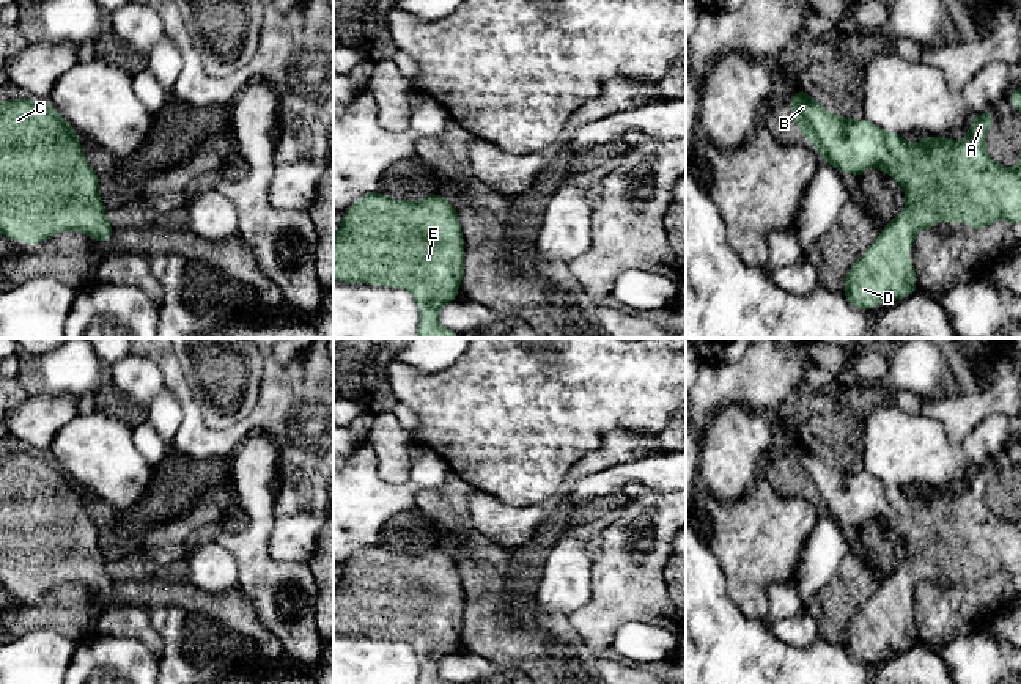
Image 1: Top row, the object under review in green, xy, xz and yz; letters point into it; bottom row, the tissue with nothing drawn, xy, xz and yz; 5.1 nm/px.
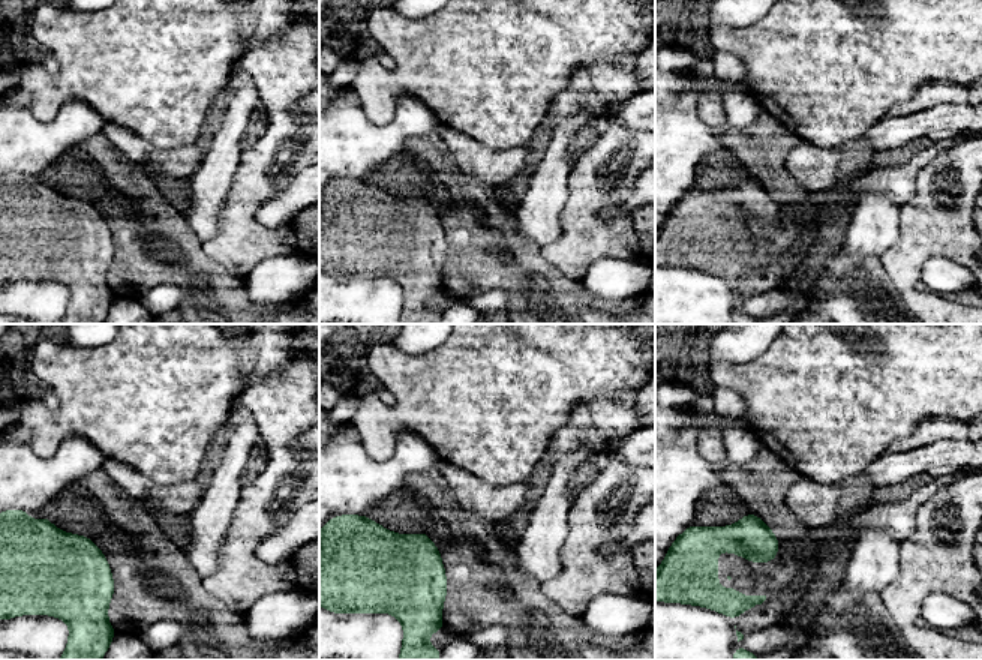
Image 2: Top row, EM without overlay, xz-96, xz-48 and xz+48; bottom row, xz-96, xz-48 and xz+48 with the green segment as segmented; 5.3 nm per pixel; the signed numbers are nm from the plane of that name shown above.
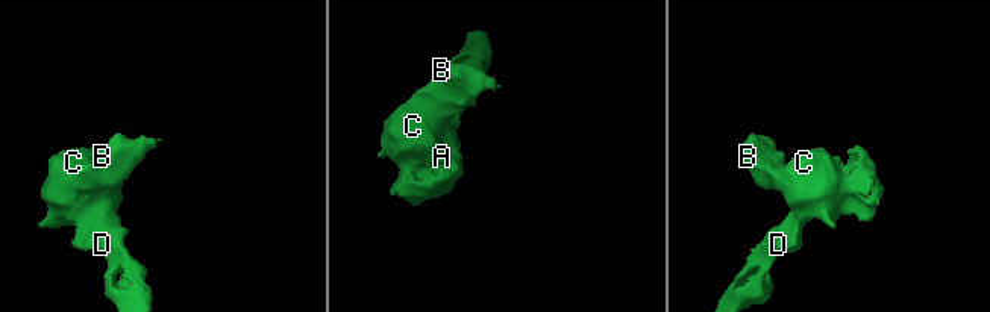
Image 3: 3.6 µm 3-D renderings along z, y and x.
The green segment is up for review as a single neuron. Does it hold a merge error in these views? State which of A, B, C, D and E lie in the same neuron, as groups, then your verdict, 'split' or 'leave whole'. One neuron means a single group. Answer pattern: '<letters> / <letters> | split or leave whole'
A B C D E | leave whole

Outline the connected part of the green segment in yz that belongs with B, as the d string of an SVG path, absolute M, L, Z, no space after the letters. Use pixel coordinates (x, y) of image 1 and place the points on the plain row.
M793 443L791 464L799 484L815 497L821 511L837 520L840 525L848 524L864 530L864 524L870 516L873 522L883 522L895 530L906 544L906 561L901 563L890 576L887 576L868 602L856 613L845 629L843 646L846 653L857 662L883 657L887 653L898 653L914 646L919 640L916 635L916 620L908 610L908 602L914 598L916 587L920 582L934 580L944 571L945 574L969 574L971 585L975 585L990 576L1004 571L1010 576L1021 574L1021 511L1016 520L997 517L986 505L986 484L996 472L993 462L971 470L968 487L960 494L947 489L922 487L917 497L908 497L903 487L887 484L864 469L848 472L842 467L829 465L820 454L805 445Z

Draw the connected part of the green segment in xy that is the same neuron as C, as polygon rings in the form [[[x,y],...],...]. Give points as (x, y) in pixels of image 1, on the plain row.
[[[42,451],[0,454],[0,585],[13,593],[39,598],[49,588],[77,582],[105,596],[113,587],[99,547],[99,527],[88,517],[77,484]]]

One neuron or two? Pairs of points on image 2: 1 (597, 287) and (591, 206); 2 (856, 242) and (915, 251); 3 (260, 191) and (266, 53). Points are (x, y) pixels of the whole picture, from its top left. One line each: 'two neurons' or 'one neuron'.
1: two neurons
2: two neurons
3: one neuron

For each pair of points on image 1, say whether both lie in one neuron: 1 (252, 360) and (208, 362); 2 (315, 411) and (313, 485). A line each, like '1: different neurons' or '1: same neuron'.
1: same neuron
2: same neuron

